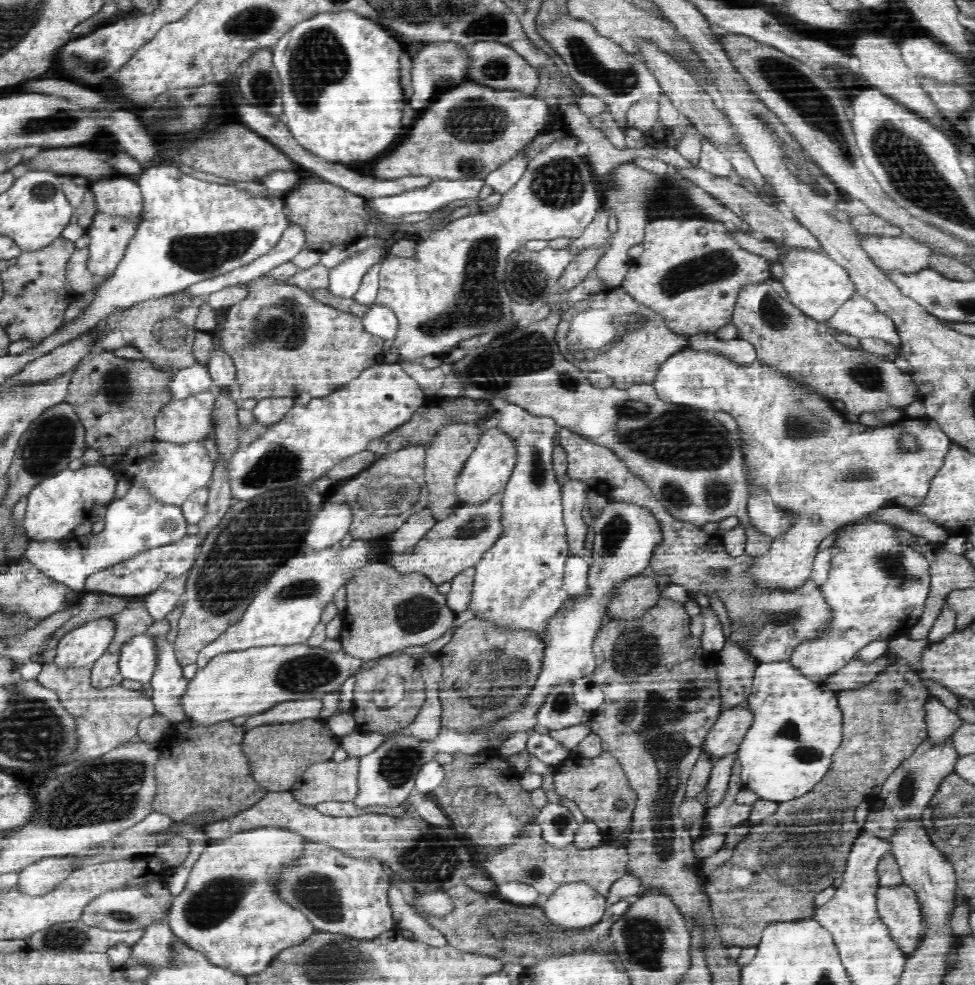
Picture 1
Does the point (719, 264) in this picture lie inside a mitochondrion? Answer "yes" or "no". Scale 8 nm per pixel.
yes

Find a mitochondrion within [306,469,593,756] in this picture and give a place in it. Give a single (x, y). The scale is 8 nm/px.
(494, 667)

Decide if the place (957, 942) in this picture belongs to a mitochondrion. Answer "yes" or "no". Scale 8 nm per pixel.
no

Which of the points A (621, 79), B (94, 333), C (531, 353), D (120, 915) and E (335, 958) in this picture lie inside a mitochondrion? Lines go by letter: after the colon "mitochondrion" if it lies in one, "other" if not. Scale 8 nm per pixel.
A: mitochondrion
B: other
C: mitochondrion
D: mitochondrion
E: mitochondrion

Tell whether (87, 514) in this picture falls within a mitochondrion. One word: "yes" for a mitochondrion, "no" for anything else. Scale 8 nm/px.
no

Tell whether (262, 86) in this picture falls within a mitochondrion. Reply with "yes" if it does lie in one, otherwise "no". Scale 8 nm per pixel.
yes

